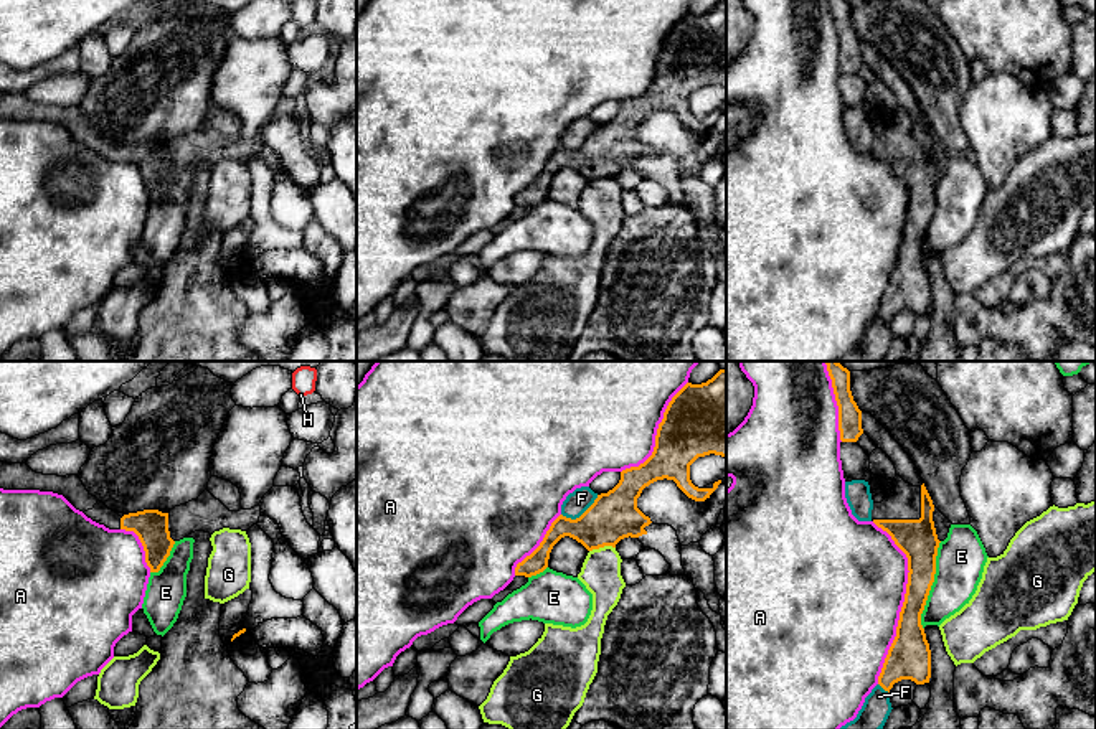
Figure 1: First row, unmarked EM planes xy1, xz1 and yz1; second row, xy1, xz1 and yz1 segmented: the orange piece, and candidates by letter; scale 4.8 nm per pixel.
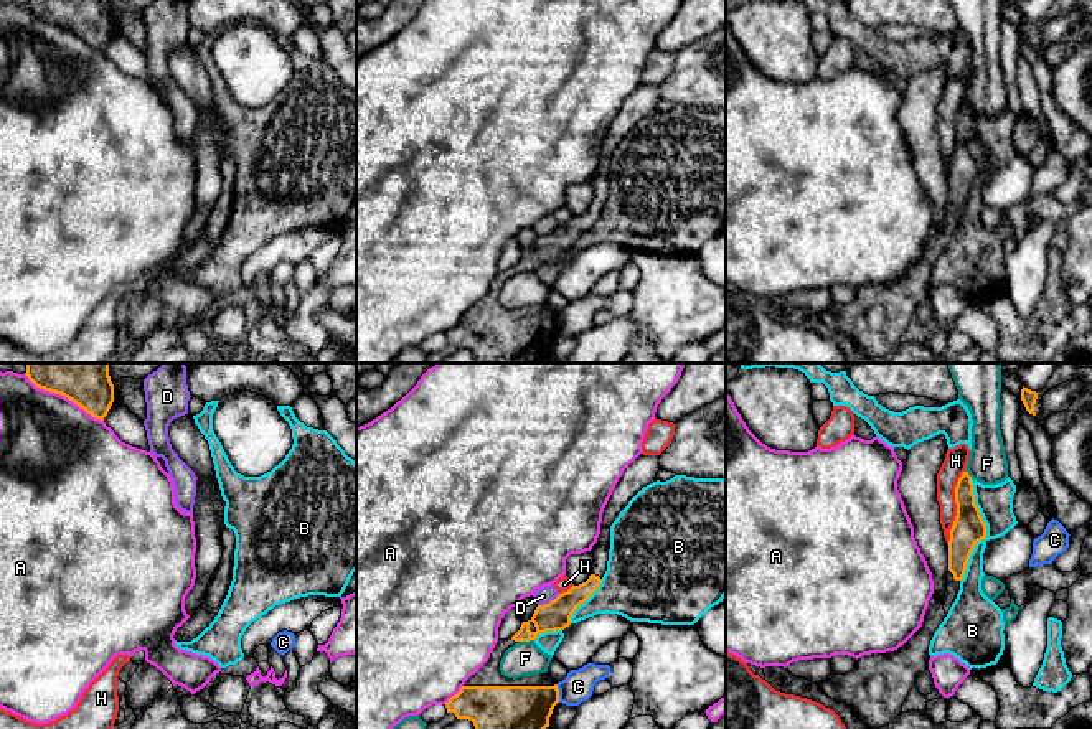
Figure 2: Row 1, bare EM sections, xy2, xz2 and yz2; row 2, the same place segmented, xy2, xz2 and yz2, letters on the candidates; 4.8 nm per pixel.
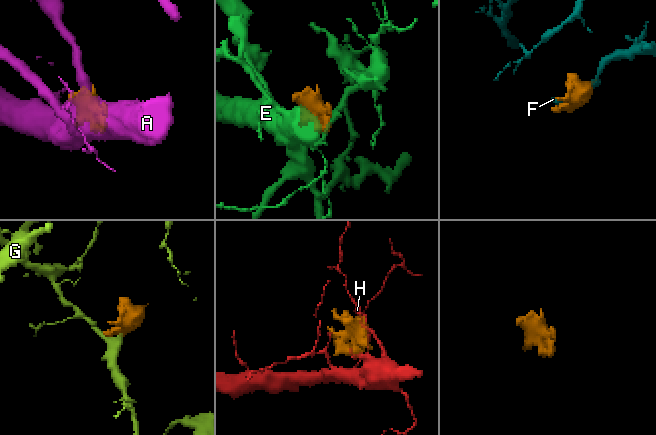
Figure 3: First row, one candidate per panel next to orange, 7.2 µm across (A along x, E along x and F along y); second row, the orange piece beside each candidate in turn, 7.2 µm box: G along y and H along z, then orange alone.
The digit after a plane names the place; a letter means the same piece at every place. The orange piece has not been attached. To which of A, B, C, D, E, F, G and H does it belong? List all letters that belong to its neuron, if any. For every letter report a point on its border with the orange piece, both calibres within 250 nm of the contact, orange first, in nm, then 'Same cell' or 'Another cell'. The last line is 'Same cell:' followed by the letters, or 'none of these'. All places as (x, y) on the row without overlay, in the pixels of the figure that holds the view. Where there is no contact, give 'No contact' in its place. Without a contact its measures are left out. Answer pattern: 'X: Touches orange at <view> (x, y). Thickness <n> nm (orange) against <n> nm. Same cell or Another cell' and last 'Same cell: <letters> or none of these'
A: Touches orange at yz1 (905, 231). Thickness 190 nm (orange) against 480 nm. Another cell
B: Touches orange at yz2 (985, 162). Thickness 160 nm (orange) against 180 nm. Another cell
C: Touches orange at xz2 (558, 324). Thickness 320 nm (orange) against 150 nm. Another cell
D: Touches orange at xz2 (550, 233). Thickness 140 nm (orange) against 80 nm. Another cell
E: Touches orange at yz1 (931, 215). Thickness 190 nm (orange) against 240 nm. Another cell
F: Touches orange at xz1 (581, 145). Thickness 240 nm (orange) against 110 nm. Another cell
G: Touches orange at xz1 (601, 177). Thickness 240 nm (orange) against 190 nm. Another cell
H: Touches orange at yz2 (957, 137). Thickness 160 nm (orange) against 110 nm. Another cell
Same cell: none of these

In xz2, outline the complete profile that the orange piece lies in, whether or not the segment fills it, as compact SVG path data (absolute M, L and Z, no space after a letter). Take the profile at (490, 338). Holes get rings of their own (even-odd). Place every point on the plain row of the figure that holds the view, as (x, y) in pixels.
M604 158L594 176L589 209L549 234L538 236L511 269L498 270L488 292L445 333L447 343L472 351L475 363L543 363L549 358L549 348L559 333L559 320L551 305L546 302L506 308L500 302L500 292L515 274L536 270L539 264L571 256L574 241L599 219L607 201L609 180L610 158Z

